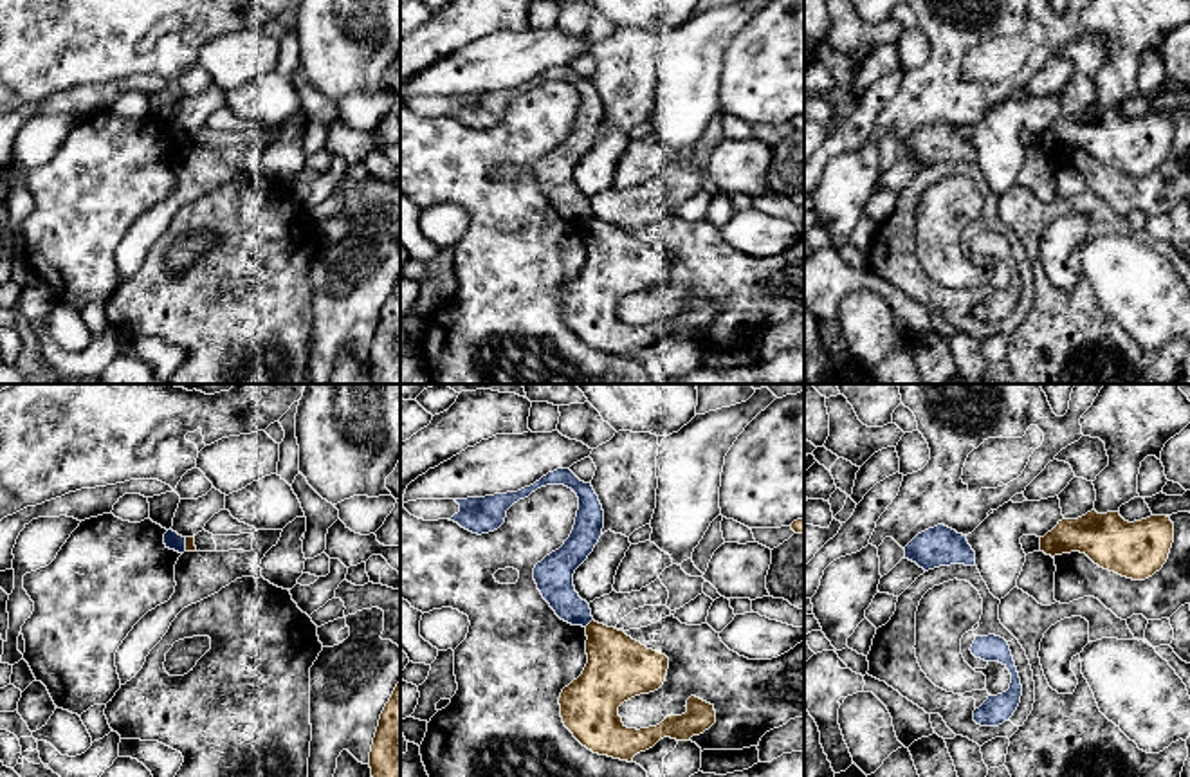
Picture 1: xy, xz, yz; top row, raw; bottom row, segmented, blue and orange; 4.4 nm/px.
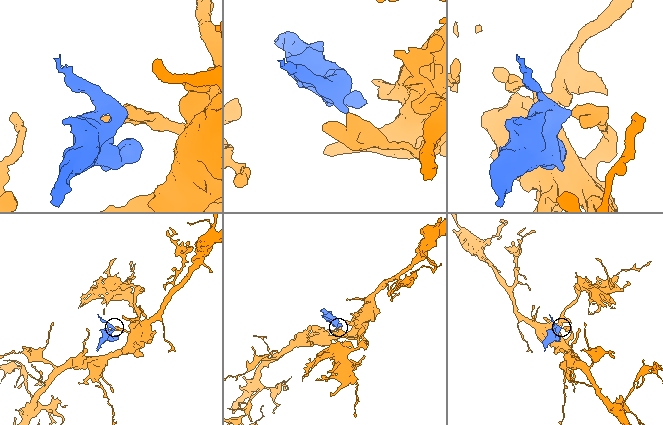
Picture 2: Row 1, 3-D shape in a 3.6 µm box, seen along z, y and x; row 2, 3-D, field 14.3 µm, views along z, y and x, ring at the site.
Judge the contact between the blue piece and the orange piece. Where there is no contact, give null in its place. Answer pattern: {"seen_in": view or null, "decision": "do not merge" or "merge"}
{"seen_in": "xz", "decision": "do not merge"}

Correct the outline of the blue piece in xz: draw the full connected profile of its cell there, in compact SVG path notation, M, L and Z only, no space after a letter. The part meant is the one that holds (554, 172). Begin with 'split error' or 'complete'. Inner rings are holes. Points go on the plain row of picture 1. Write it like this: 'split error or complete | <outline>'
complete | M557 65L517 88L454 96L460 101L460 108L449 117L478 132L494 128L505 119L507 106L514 99L546 81L572 85L579 94L579 106L564 141L536 160L534 177L561 216L586 224L593 213L590 200L575 187L573 169L593 148L604 124L604 106L591 79L581 78L570 65Z

